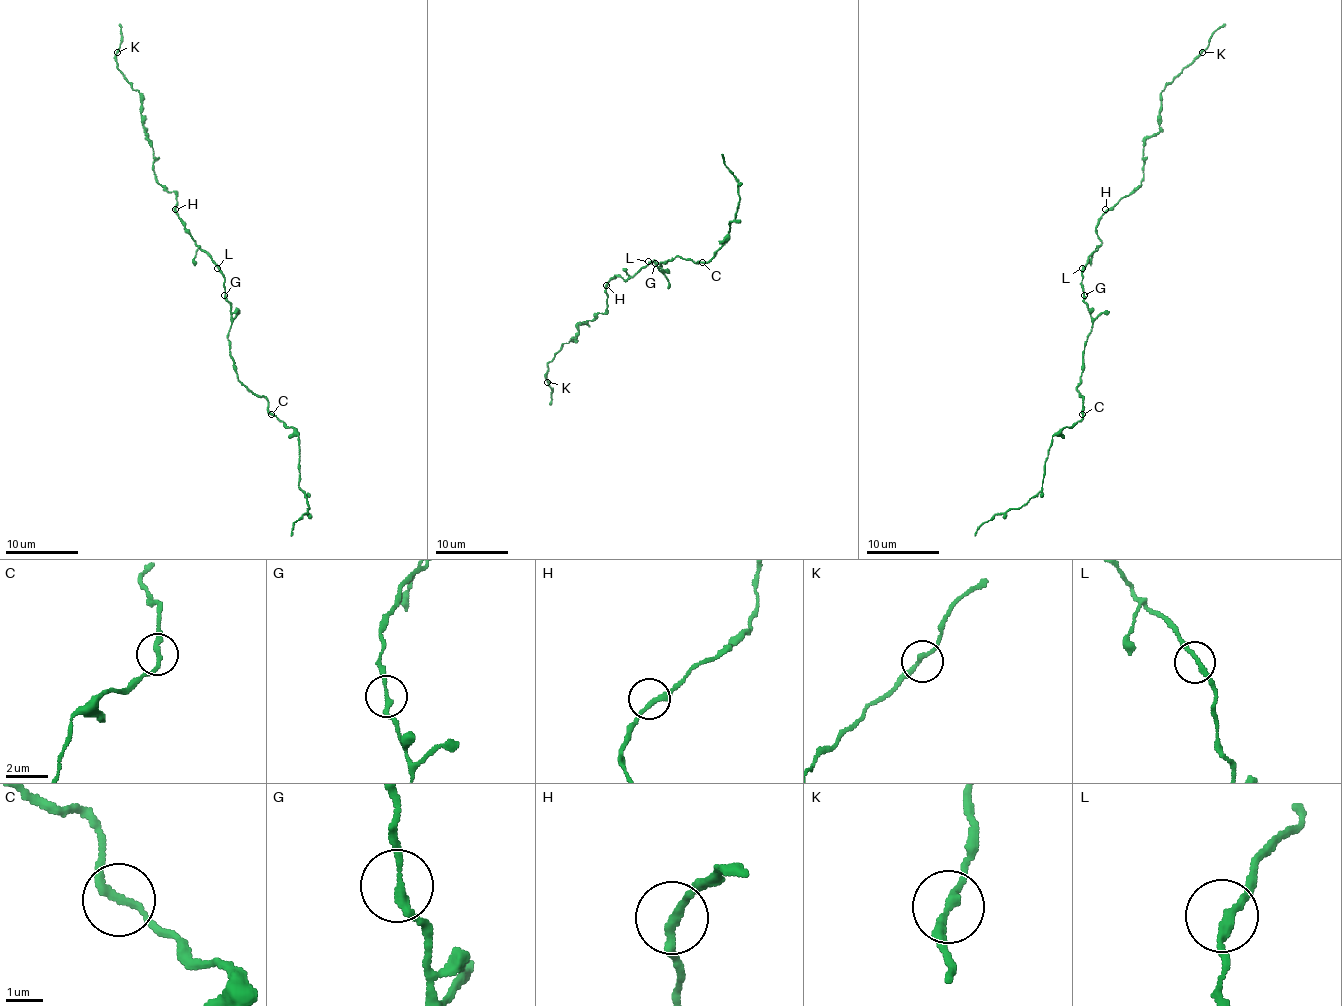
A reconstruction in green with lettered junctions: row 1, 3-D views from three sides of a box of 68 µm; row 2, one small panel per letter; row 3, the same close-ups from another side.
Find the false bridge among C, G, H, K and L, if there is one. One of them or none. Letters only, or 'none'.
none

